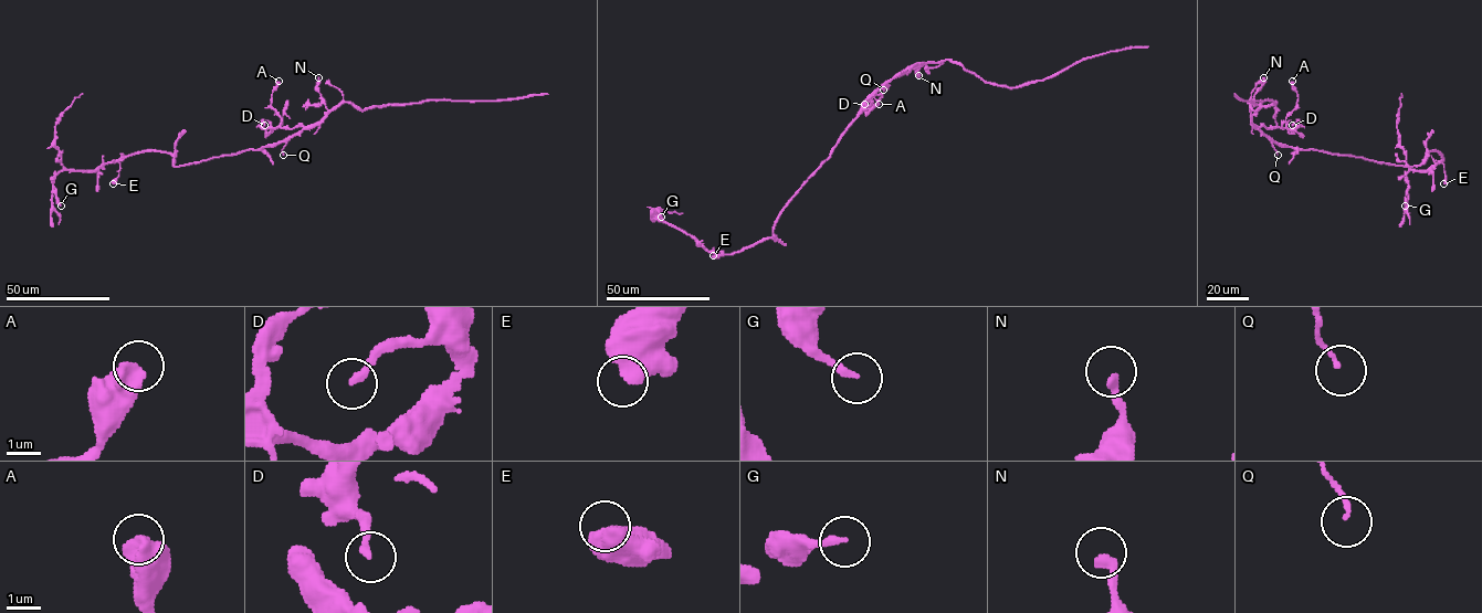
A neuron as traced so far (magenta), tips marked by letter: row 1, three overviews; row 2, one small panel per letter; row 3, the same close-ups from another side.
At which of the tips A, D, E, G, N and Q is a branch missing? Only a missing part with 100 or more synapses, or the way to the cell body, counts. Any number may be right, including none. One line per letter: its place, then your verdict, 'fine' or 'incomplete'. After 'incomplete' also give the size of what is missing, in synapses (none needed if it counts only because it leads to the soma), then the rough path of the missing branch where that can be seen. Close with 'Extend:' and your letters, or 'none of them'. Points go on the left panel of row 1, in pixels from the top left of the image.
A: (279, 81) | fine
D: (264, 125) | fine
E: (113, 183) | fine
G: (61, 205) | fine
N: (318, 77) | fine
Q: (283, 155) | fine
Extend: none of them

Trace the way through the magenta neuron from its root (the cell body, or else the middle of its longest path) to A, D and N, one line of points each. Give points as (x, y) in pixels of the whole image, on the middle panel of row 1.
A: (847, 127), (868, 98), (904, 71), (879, 90), (876, 94), (882, 96), (871, 109), (879, 104)
D: (847, 127), (868, 98), (904, 71), (883, 85), (861, 111), (864, 104)
N: (847, 127), (861, 105), (883, 85), (907, 69), (927, 62), (918, 69), (918, 75)

